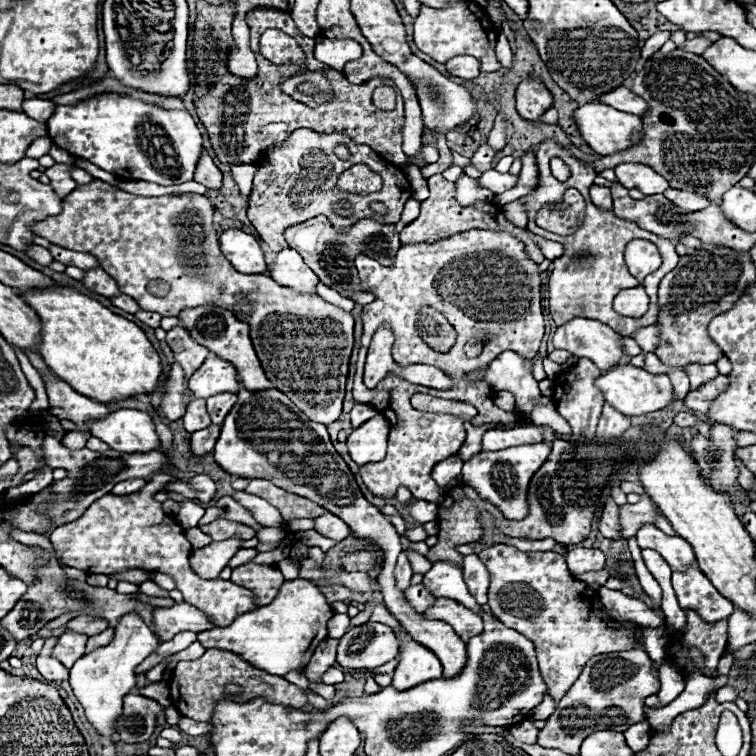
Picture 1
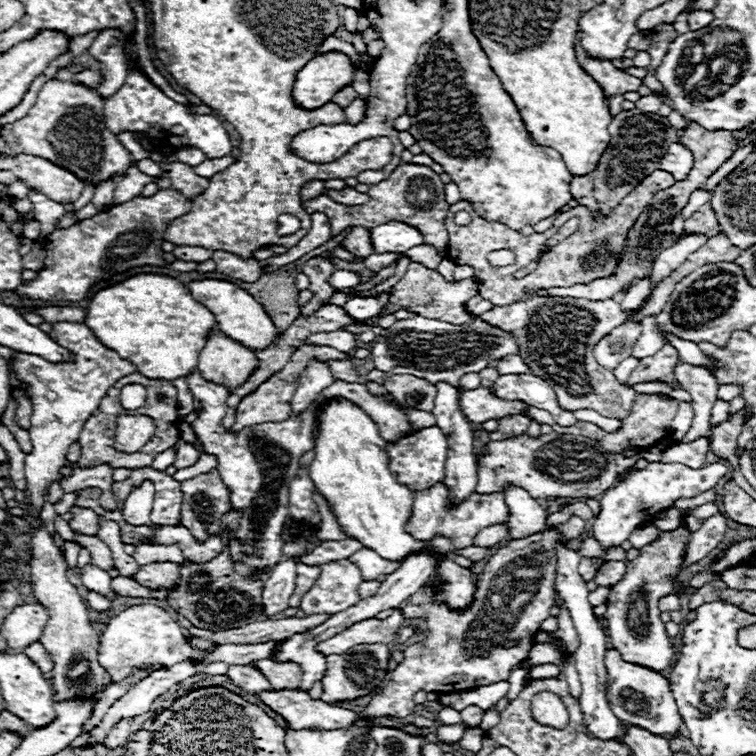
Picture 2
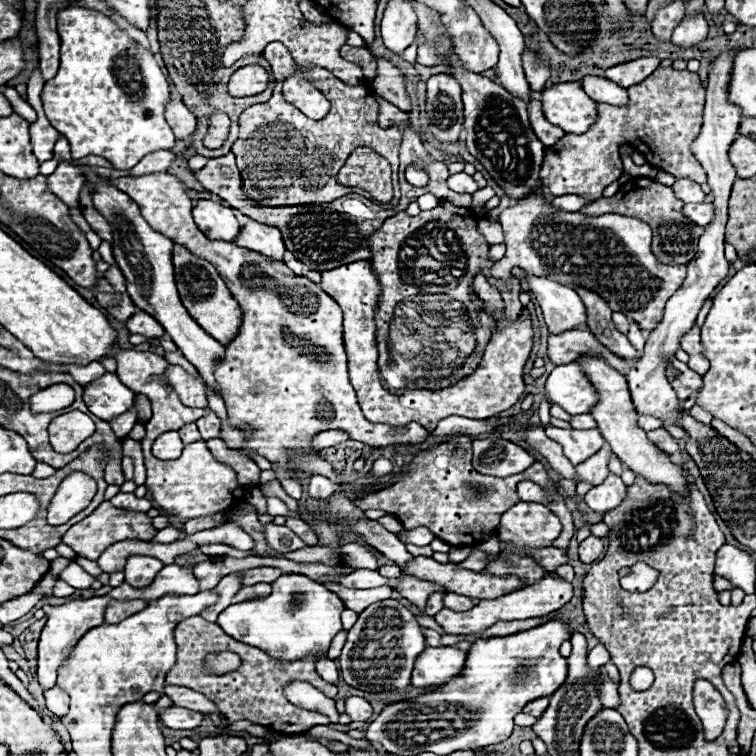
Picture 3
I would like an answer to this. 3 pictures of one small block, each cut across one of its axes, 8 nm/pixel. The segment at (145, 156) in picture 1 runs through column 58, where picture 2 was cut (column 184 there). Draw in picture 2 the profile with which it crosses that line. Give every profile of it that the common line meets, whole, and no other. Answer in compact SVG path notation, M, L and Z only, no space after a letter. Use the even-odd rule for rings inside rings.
M132 70L126 76L122 88L106 100L104 124L116 136L126 130L144 132L152 142L154 150L160 150L162 154L172 154L178 148L192 146L200 148L206 154L206 158L222 158L228 156L232 150L230 136L218 118L210 114L194 114L188 106L174 102L140 70Z

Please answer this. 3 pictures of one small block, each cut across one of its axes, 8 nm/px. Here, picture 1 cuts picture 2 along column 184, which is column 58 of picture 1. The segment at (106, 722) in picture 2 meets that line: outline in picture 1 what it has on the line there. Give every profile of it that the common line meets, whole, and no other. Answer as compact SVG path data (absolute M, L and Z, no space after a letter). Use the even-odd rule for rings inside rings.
M56 636L46 638L44 648L38 652L36 668L46 680L68 680L68 670L58 660L54 660L54 656L52 656L54 644L56 644Z

